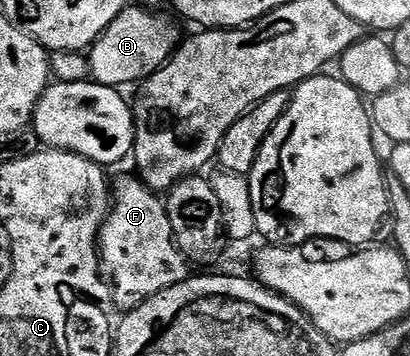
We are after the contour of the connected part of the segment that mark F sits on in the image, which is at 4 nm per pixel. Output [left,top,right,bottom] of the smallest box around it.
[99,175,189,299]

